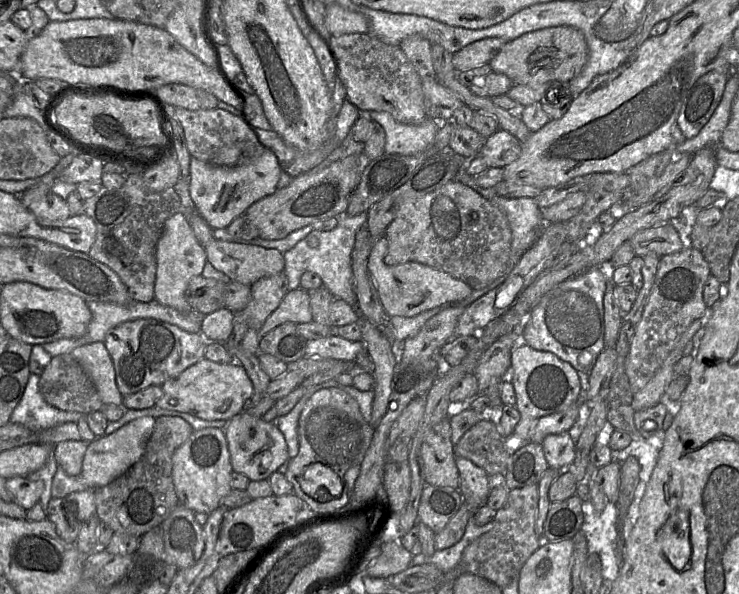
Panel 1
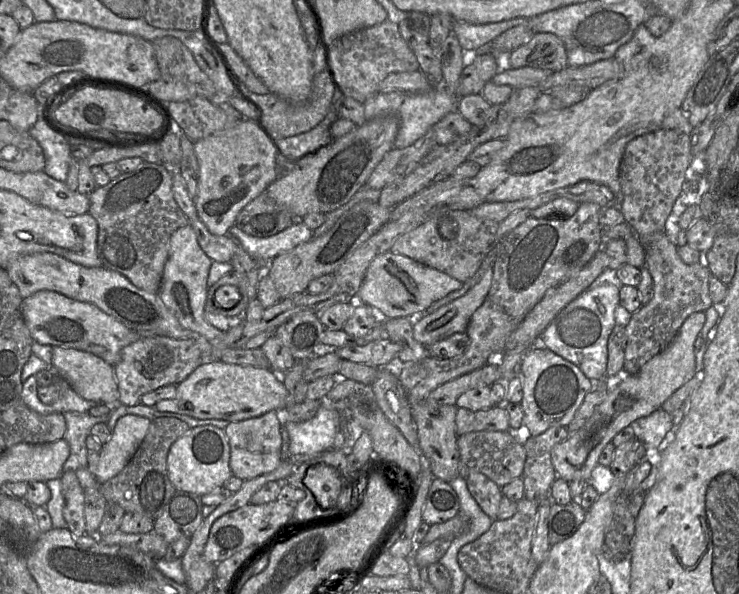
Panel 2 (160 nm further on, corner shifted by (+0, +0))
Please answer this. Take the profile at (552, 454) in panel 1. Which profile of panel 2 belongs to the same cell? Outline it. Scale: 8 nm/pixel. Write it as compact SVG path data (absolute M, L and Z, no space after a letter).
M695 312L691 314L682 324L673 341L659 354L651 358L636 374L625 374L622 370L613 377L606 377L608 393L594 410L592 416L577 431L570 433L569 436L556 444L549 452L549 457L559 478L567 482L573 480L587 481L594 467L599 464L599 456L604 447L612 442L615 435L630 426L634 421L647 417L662 407L663 403L681 386L695 375L696 352L694 349L695 340L704 326L706 320L705 312Z

